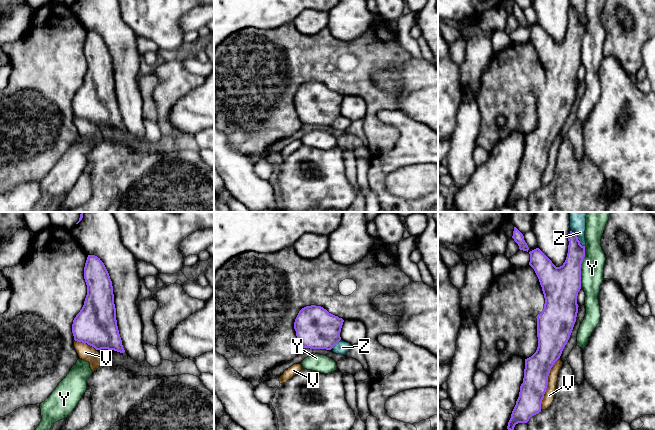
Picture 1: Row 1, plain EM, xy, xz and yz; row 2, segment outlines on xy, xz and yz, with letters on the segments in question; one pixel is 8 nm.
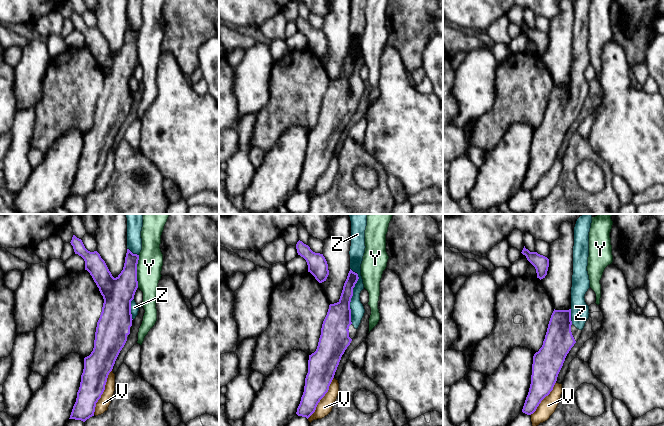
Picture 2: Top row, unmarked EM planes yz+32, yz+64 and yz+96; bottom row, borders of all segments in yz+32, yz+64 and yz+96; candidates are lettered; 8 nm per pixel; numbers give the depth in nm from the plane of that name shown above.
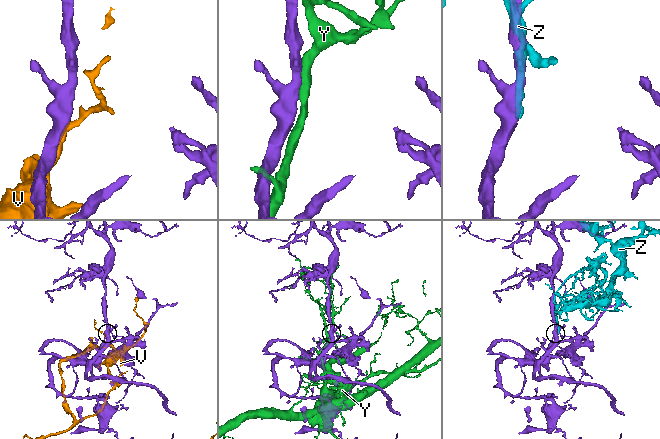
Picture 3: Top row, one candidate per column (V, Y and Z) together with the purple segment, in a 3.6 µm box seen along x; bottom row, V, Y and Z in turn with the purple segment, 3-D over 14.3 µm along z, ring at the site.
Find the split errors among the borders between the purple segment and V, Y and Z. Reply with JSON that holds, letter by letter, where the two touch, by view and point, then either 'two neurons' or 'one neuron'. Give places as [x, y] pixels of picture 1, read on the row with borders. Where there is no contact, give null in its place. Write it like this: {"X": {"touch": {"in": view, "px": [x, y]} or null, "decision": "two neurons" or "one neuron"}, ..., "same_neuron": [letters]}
{"V": {"touch": {"in": "yz", "px": [547, 383]}, "decision": "two neurons"}, "Y": {"touch": {"in": "yz", "px": [580, 267]}, "decision": "two neurons"}, "Z": {"touch": {"in": "yz", "px": [577, 239]}, "decision": "one neuron"}, "same_neuron": ["Z"]}

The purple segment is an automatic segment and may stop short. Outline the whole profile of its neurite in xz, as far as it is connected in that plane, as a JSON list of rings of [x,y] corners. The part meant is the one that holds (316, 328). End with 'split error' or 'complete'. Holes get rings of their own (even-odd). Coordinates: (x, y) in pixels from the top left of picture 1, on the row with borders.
[[[321,306],[302,308],[294,322],[294,329],[303,348],[332,350],[346,355],[351,344],[340,337],[344,320]]]; split error

